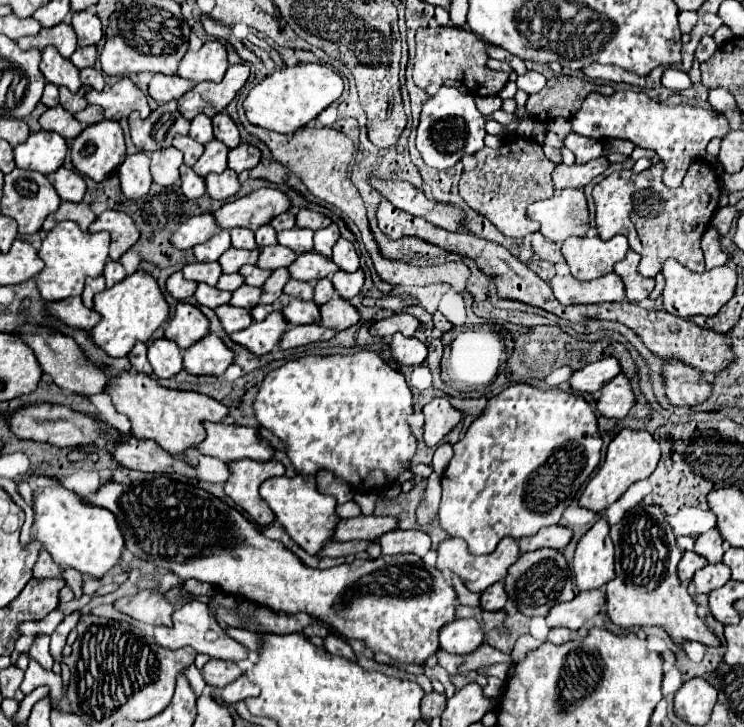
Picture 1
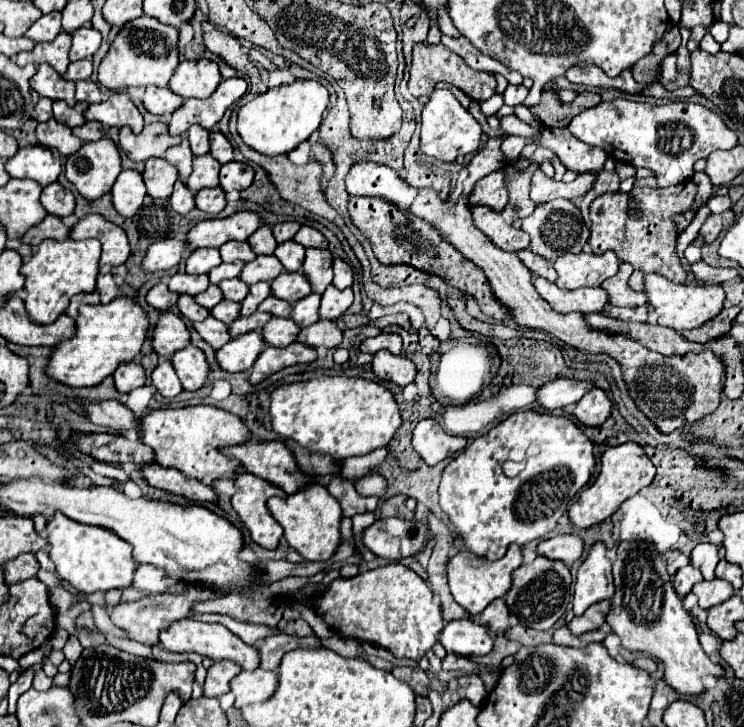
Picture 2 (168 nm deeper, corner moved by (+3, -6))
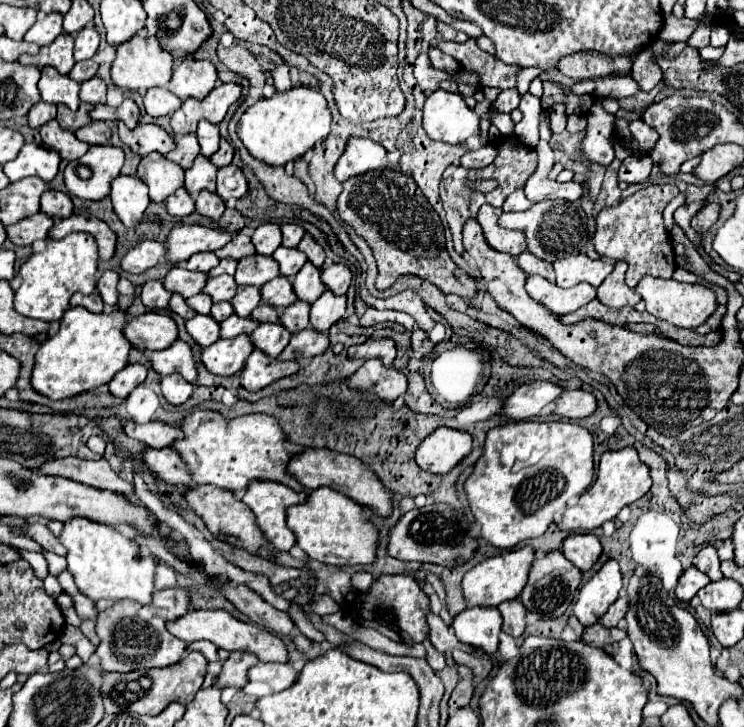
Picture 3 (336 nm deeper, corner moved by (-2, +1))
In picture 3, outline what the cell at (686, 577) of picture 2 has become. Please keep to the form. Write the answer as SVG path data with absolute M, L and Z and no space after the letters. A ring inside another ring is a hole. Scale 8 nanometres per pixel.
M690 566L688 570L684 570L684 574L680 576L676 588L674 588L674 594L676 594L676 600L678 602L690 602L700 588L704 588L706 584L710 584L708 576L704 576L696 566Z

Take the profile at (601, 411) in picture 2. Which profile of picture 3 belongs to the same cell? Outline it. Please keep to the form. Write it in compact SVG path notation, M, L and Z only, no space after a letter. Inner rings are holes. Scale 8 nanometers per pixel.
M570 390L570 392L560 394L552 414L560 416L560 418L578 420L578 418L590 416L594 410L596 410L594 394L590 394L586 390Z

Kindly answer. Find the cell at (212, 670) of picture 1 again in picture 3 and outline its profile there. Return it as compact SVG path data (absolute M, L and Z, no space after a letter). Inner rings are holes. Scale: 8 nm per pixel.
M230 652L230 658L224 662L222 672L216 680L218 688L238 686L242 688L248 682L248 670L258 664L258 658L250 652Z

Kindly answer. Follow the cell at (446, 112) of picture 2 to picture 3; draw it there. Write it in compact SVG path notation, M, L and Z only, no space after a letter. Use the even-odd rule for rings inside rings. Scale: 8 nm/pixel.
M436 90L426 98L422 128L432 140L462 144L478 134L480 118L466 106L460 94Z

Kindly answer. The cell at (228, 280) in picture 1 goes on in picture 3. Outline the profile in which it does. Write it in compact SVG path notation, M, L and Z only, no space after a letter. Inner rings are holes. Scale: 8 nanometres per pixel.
M202 292L196 294L196 296L192 296L192 298L188 298L186 304L188 304L196 314L208 314L210 308L212 308L212 300L208 300L208 296L204 296Z

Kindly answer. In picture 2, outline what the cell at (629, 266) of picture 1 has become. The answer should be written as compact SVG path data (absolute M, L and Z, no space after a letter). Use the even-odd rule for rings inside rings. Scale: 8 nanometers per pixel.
M629 263L619 265L619 273L615 277L609 277L601 287L609 293L609 303L615 307L639 307L647 303L645 291L631 291L627 285L629 277L633 273L633 267Z

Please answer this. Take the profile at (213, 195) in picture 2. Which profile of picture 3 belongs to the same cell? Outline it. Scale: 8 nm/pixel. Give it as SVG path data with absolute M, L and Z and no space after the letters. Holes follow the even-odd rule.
M200 192L198 194L198 198L196 198L196 212L198 214L202 214L210 220L220 220L224 210L226 210L224 202L214 192Z

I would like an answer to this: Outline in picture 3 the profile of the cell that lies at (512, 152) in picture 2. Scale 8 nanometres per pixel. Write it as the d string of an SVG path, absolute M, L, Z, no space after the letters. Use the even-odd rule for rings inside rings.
M598 98L592 104L592 110L588 112L588 128L586 138L582 142L582 154L596 164L608 166L614 160L614 146L610 142L612 130L614 130L614 114L606 112L602 106L602 98Z

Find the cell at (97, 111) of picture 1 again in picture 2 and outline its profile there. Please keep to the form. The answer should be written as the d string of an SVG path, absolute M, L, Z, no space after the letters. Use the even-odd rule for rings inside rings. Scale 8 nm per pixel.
M87 121L81 127L75 127L73 135L77 135L81 141L97 141L103 137L103 125L99 121Z

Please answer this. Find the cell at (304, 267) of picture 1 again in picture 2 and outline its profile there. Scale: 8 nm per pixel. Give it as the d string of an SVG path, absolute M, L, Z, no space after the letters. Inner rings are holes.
M283 271L277 279L271 281L271 293L279 299L287 299L289 303L297 303L311 293L311 281L303 275L303 271Z

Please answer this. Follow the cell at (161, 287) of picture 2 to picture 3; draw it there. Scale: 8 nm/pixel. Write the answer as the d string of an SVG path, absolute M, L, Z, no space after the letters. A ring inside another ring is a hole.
M150 280L142 284L142 292L140 292L140 300L146 308L150 310L164 310L168 306L170 300L170 292L166 292L166 288L162 286L160 280Z

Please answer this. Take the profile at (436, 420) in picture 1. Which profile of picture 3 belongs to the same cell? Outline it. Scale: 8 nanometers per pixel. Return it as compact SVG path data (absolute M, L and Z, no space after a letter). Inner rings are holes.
M438 428L416 450L416 462L422 470L432 474L448 474L472 452L472 436L468 432Z

